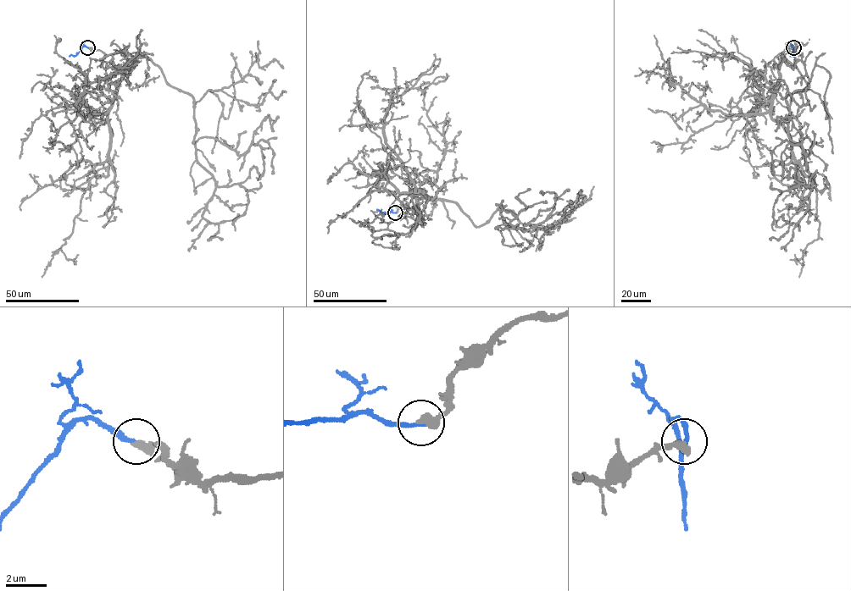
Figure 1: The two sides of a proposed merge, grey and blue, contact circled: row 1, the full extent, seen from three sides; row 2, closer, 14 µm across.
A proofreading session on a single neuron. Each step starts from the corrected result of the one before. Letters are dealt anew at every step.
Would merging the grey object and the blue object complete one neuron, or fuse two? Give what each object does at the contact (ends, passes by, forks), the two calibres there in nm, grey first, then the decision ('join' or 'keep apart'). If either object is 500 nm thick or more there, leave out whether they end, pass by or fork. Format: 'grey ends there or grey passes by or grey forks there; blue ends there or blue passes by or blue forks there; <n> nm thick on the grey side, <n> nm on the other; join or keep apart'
grey ends there; blue ends there; 440 nm thick on the grey side, 220 nm on the other; join

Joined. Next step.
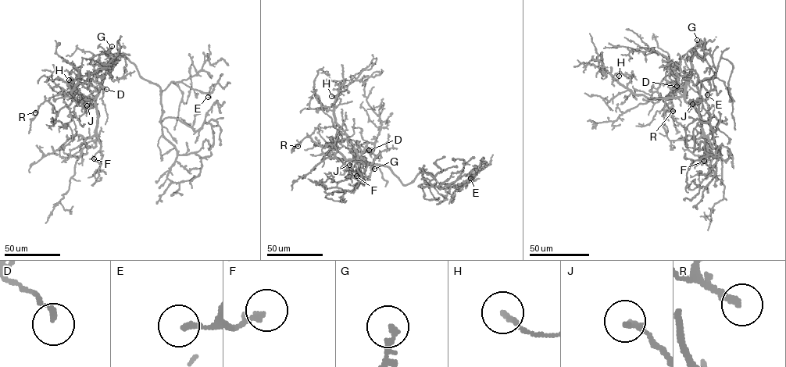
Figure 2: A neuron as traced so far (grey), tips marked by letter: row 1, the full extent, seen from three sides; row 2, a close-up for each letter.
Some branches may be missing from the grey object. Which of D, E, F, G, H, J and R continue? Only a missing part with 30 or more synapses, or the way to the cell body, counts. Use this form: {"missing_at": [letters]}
{"missing_at": ["R"]}

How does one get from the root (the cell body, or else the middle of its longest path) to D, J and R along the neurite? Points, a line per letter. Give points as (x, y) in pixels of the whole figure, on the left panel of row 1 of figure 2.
D: (119, 56), (109, 64), (98, 90), (101, 87), (106, 89)
J: (119, 56), (108, 65), (95, 104), (87, 105)
R: (119, 56), (109, 64), (102, 86), (94, 97), (87, 99), (73, 92), (57, 94), (44, 101), (35, 112)

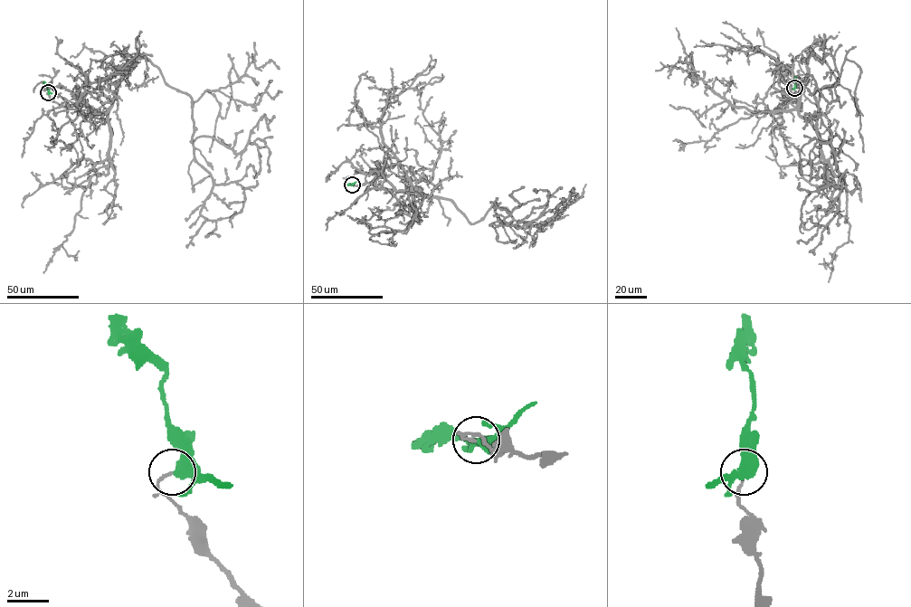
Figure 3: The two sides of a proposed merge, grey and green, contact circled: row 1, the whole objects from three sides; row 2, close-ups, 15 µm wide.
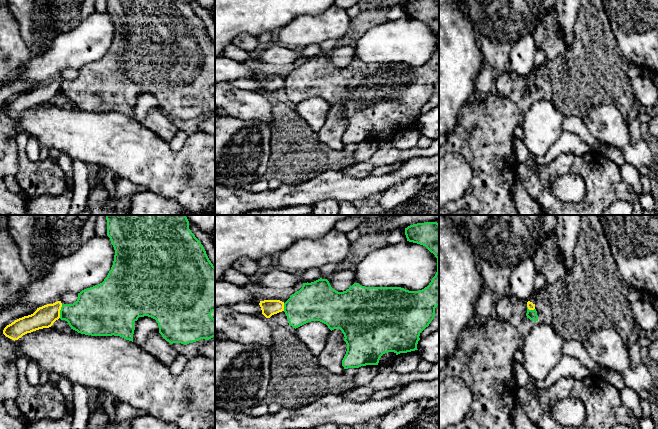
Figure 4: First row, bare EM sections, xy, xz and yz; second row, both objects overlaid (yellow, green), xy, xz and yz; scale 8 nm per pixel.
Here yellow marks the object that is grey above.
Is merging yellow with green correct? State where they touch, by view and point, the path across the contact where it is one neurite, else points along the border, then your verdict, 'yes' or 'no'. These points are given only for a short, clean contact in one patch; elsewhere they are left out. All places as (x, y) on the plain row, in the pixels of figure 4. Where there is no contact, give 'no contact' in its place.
meets yellow in xy at (59, 87); border along xy (62, 80), (59, 86), (59, 93); no

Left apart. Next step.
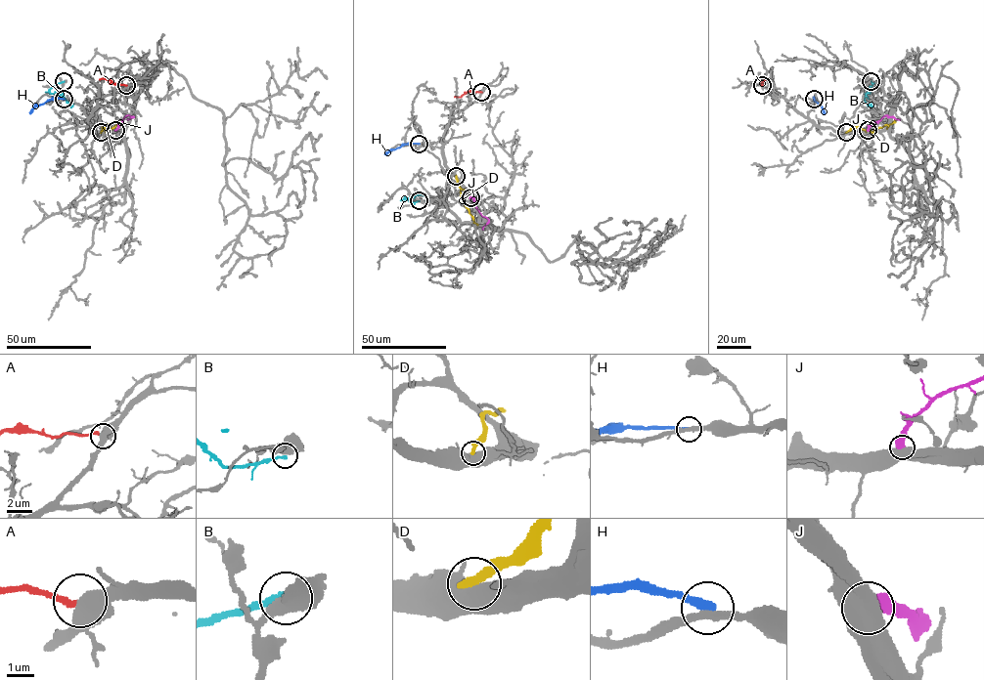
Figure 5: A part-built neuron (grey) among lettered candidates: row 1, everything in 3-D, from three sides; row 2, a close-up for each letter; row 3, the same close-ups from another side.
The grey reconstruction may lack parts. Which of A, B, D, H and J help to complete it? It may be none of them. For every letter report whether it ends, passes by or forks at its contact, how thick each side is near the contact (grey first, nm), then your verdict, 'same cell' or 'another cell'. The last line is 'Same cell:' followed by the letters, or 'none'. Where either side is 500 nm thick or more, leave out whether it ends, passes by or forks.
A: it ends; calibres 440 and 240 nm; another cell
B: calibres 500 and 240 nm; another cell
D: calibres 600 and 320 nm; another cell
H: it ends; calibres 320 and 360 nm; another cell
J: calibres 650 and 550 nm; another cell
Same cell: none

